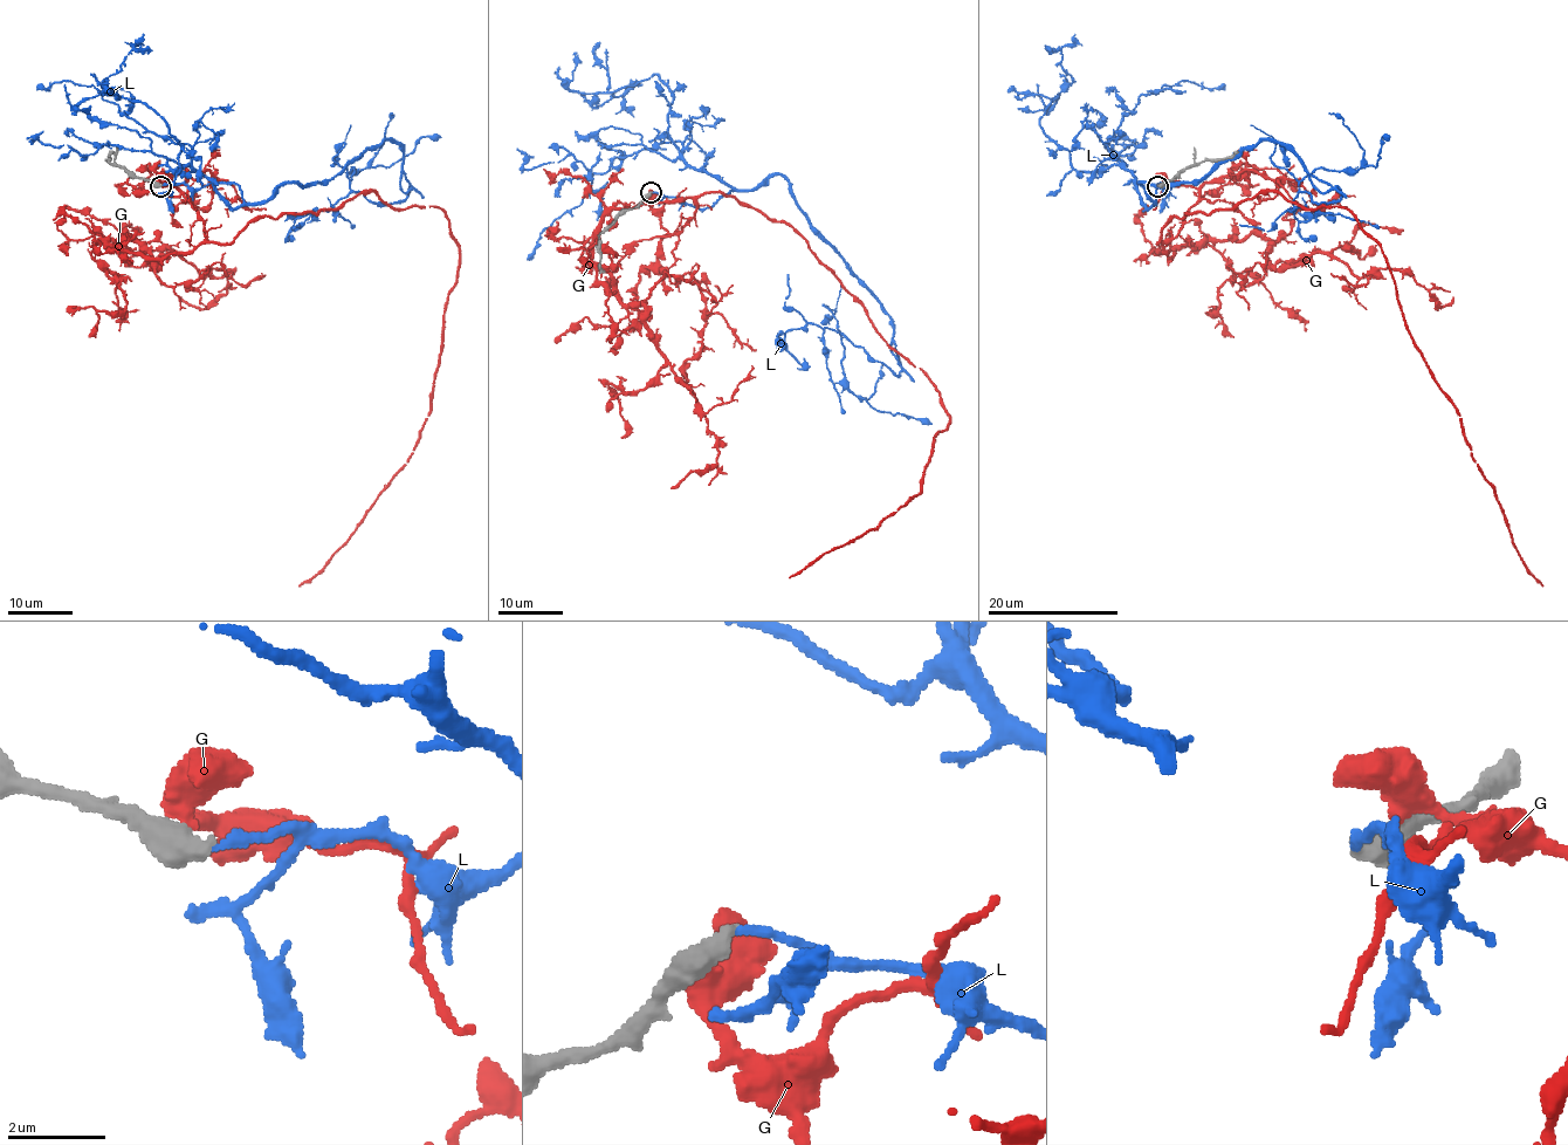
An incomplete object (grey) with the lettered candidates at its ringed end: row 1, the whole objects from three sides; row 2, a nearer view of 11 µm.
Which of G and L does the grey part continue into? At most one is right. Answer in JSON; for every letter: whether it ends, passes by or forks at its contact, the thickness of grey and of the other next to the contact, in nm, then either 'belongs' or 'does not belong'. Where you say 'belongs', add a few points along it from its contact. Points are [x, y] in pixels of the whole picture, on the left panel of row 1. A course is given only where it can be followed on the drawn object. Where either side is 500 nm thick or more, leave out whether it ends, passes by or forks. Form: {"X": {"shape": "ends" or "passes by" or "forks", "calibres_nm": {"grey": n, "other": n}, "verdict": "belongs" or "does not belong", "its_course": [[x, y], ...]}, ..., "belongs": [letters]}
{"G": {"calibres_nm": {"grey": 700, "other": 480}, "verdict": "does not belong"}, "L": {"shape": "ends", "calibres_nm": {"grey": 480, "other": 180}, "verdict": "does not belong"}, "belongs": []}

